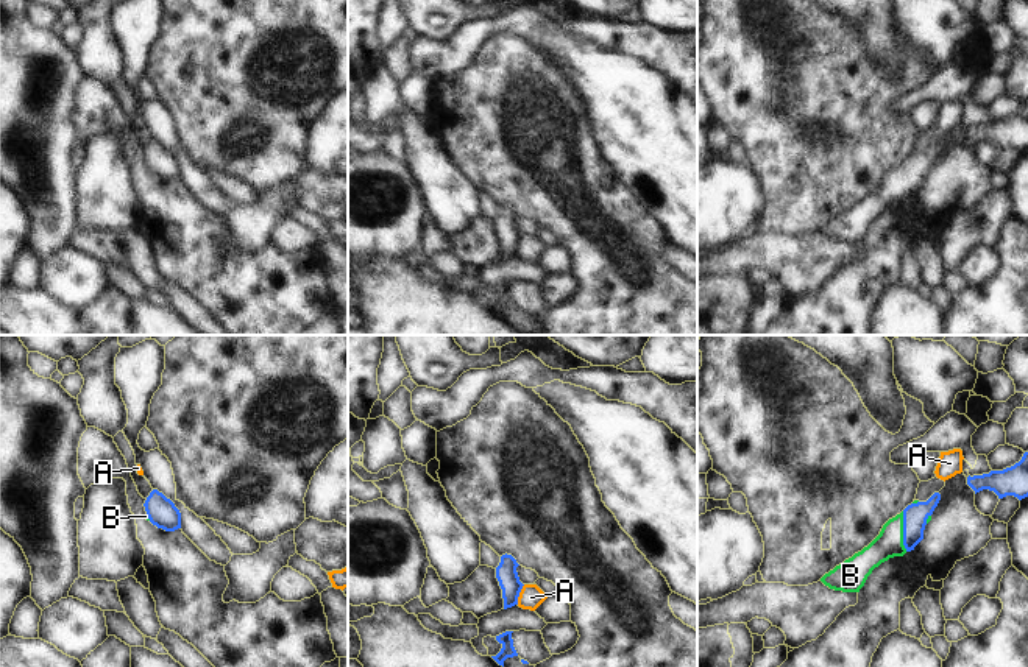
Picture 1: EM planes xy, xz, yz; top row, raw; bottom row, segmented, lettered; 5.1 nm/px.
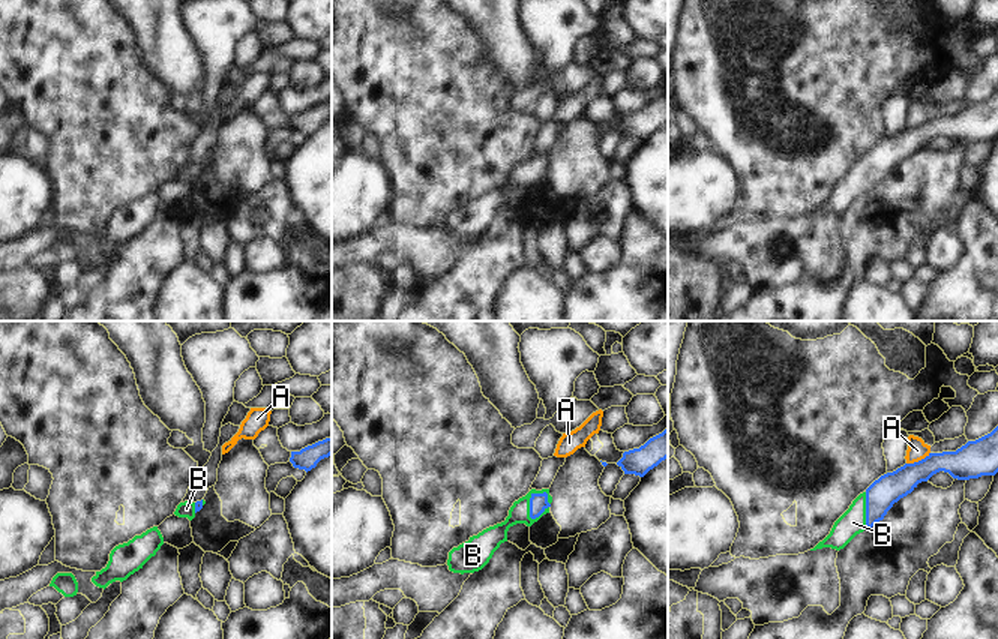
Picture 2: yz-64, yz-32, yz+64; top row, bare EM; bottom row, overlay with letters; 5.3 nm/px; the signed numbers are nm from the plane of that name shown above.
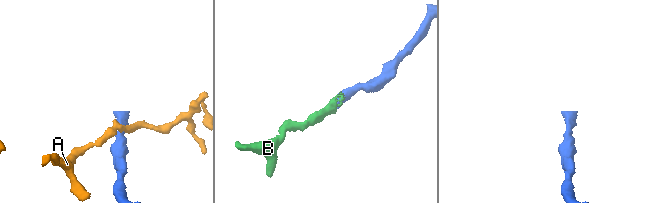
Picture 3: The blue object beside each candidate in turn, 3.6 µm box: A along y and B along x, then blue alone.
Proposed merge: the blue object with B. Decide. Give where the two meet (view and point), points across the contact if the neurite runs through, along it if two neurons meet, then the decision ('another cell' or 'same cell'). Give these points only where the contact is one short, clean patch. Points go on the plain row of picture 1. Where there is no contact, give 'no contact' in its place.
contact yz (903, 183); way yz (914, 167), (903, 183), (889, 194); same cell

